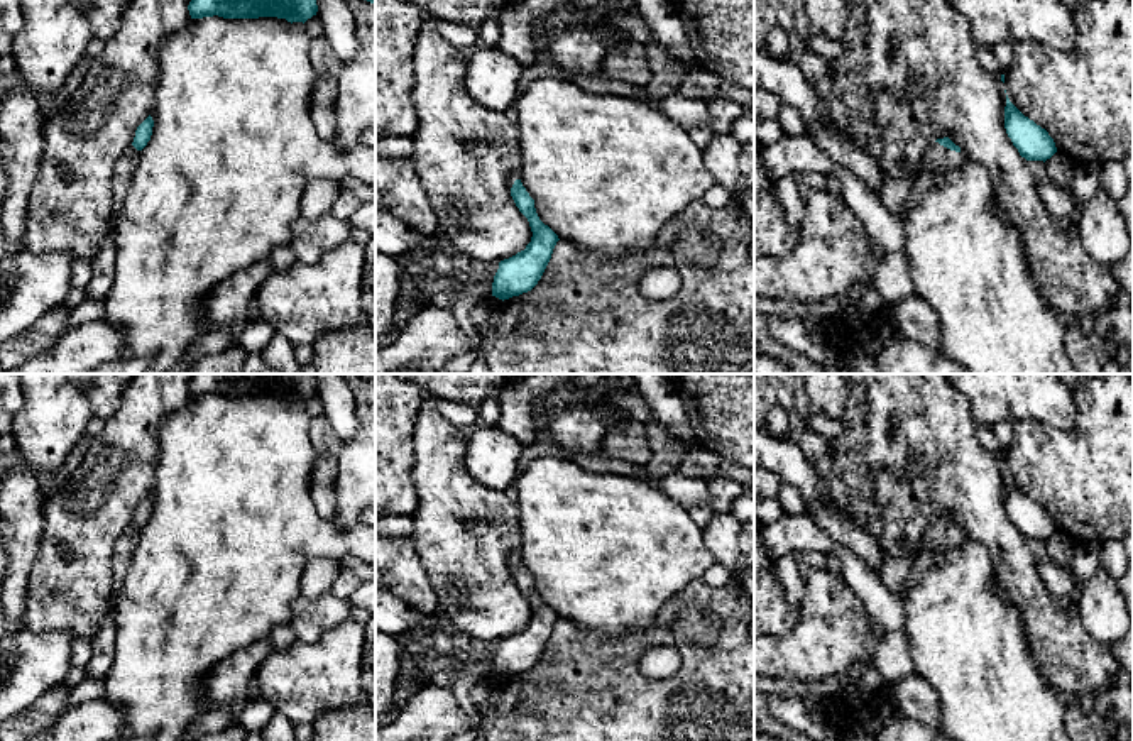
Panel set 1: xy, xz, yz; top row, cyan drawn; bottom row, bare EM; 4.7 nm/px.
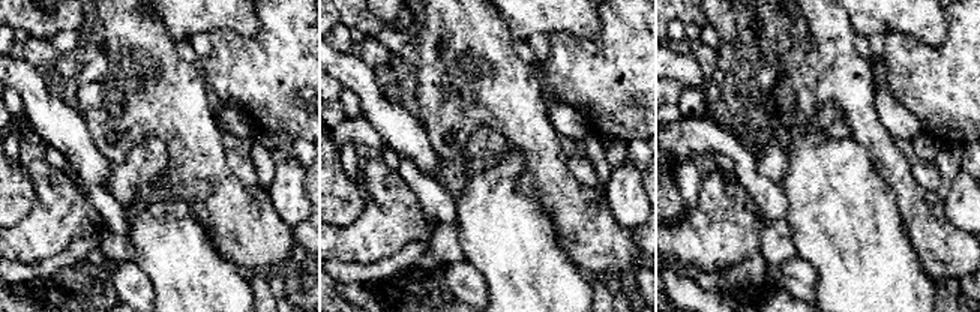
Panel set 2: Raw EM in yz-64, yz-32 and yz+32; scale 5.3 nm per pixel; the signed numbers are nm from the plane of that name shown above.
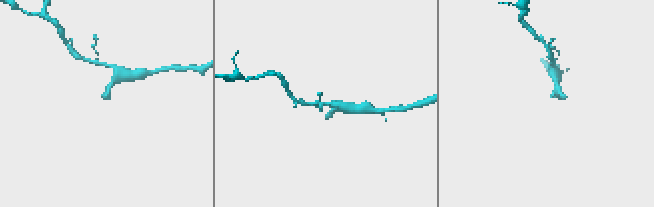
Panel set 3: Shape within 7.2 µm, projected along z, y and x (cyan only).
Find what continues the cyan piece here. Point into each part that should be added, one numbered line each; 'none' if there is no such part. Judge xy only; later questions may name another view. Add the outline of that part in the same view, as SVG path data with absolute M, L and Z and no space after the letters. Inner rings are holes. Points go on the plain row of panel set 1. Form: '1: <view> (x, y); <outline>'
1: xy (122, 552); M129 524L123 535L115 543L113 548L115 594L118 592L122 580L127 574L127 568L130 565L130 557L137 545L139 536L140 536L140 530L137 530L134 524Z

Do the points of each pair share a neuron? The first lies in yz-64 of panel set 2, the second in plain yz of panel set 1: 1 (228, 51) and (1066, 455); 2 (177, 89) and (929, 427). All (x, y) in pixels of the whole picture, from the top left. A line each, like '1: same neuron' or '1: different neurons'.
1: same neuron
2: same neuron

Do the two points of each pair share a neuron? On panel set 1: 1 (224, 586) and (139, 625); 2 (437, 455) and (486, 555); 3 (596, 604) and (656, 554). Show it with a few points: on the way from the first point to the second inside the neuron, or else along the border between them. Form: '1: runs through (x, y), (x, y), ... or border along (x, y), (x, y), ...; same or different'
1: runs through (203, 586), (159, 623); same
2: runs through (443, 481), (450, 501), (450, 515), (460, 530); same
3: runs through (611, 589), (641, 562); same

